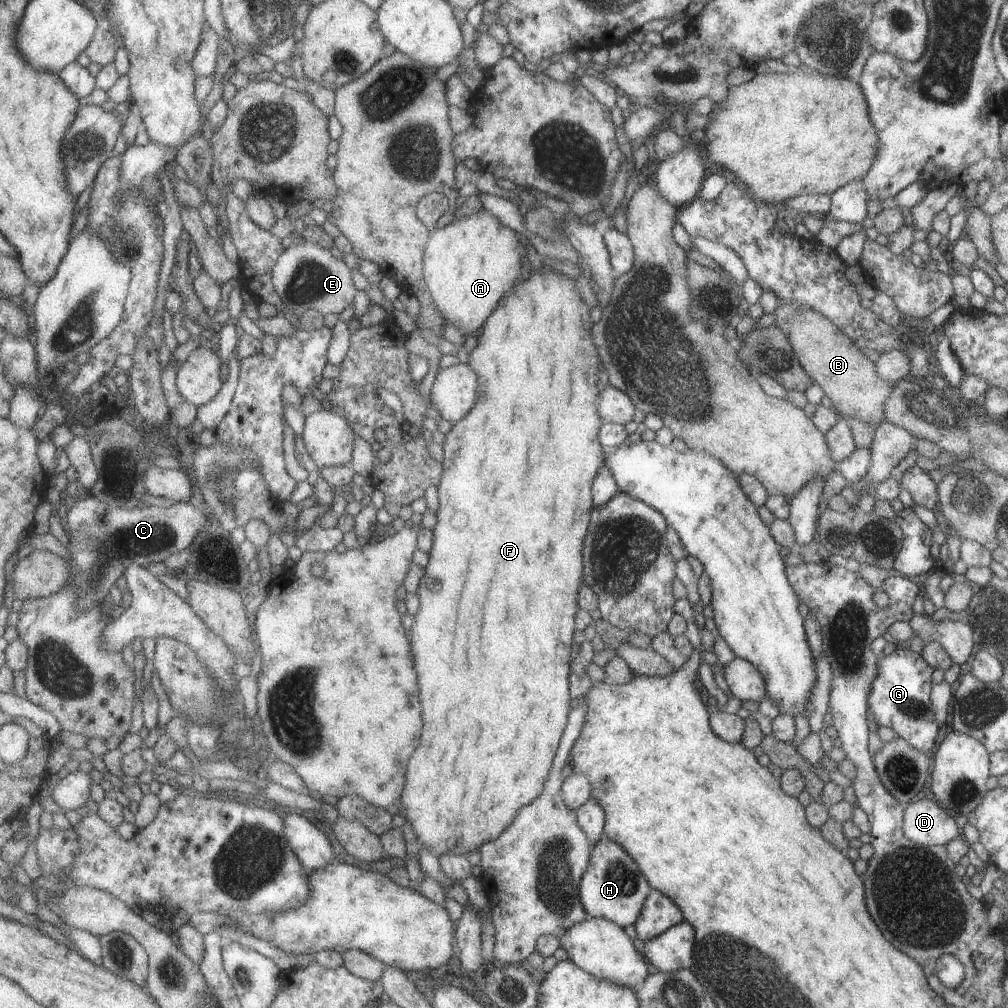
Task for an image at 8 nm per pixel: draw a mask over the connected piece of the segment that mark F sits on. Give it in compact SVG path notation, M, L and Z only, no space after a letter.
M541 261L542 269L532 270L530 277L521 281L518 285L515 284L510 290L509 295L502 298L502 302L498 303L498 307L493 311L490 318L482 326L482 333L477 338L477 346L469 354L469 363L475 369L479 377L478 402L470 414L462 418L458 423L454 423L451 430L445 435L445 440L442 448L444 450L444 473L442 481L438 486L440 496L440 507L438 510L438 523L434 528L435 544L430 552L430 563L425 568L424 575L420 579L416 592L421 598L421 612L417 614L417 622L411 630L411 646L415 652L415 664L417 664L417 672L419 672L419 686L423 692L423 718L425 718L425 730L423 730L423 744L417 748L415 756L411 758L411 768L408 768L407 784L402 794L402 810L403 816L410 823L413 832L417 838L417 844L423 846L429 853L440 858L444 854L467 855L469 852L475 852L489 841L497 840L514 822L518 819L521 809L529 806L536 798L543 794L546 787L547 779L551 776L552 768L554 767L555 757L558 755L560 744L562 743L563 733L566 731L569 715L573 707L572 694L570 691L571 681L571 660L573 660L573 634L577 634L578 624L575 624L575 616L579 612L579 588L583 584L583 538L587 534L587 524L589 524L589 510L591 510L591 502L593 502L593 482L598 470L605 463L605 453L603 446L598 441L599 427L605 422L603 417L597 416L597 408L595 408L595 398L597 394L601 394L601 390L597 390L597 372L599 372L599 358L591 340L591 320L589 320L589 308L581 298L579 286L573 278L557 272L555 268L547 266L548 261Z

